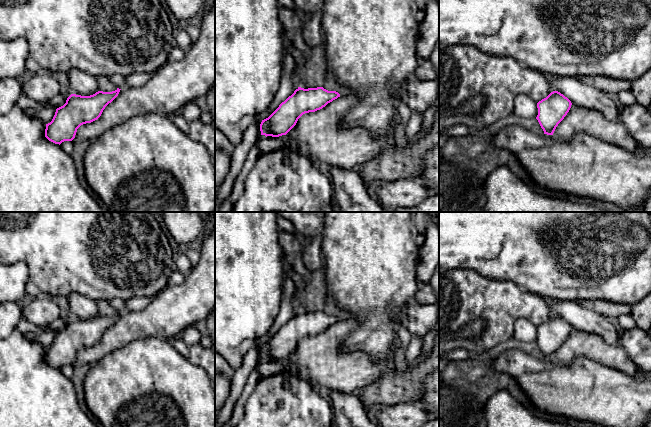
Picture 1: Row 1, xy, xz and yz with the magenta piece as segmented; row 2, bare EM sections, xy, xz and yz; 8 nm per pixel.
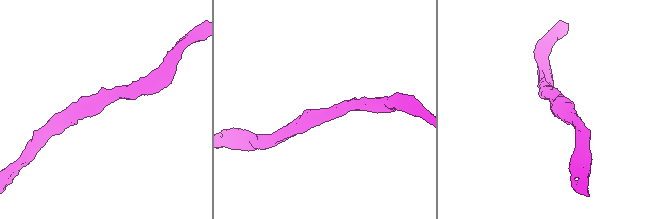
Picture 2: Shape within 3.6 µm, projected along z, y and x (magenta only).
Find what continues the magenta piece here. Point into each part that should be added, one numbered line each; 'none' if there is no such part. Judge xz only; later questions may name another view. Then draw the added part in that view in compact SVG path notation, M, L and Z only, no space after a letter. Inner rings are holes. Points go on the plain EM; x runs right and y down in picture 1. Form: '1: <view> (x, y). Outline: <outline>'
1: xz (317, 359). Outline: M340 319L322 333L303 338L296 349L285 359L284 370L280 375L284 378L286 385L291 379L304 380L319 394L327 390L355 393L379 381L392 369L392 359L373 361L362 351L340 351L342 343L358 326L359 323L355 320Z

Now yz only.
1: yz (579, 343). Outline: M572 328L553 360L559 364L569 365L578 356L586 356L629 376L638 373L637 366L620 345L610 345L595 334Z

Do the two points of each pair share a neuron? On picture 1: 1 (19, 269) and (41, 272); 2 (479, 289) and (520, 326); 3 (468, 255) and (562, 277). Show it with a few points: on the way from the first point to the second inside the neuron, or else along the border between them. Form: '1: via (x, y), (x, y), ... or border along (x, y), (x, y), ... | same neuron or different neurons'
1: border along (10, 263), (24, 262), (30, 279) | different neurons
2: border along (537, 326), (524, 318), (518, 318), (512, 336) | different neurons
3: via (491, 255), (539, 255) | same neuron

